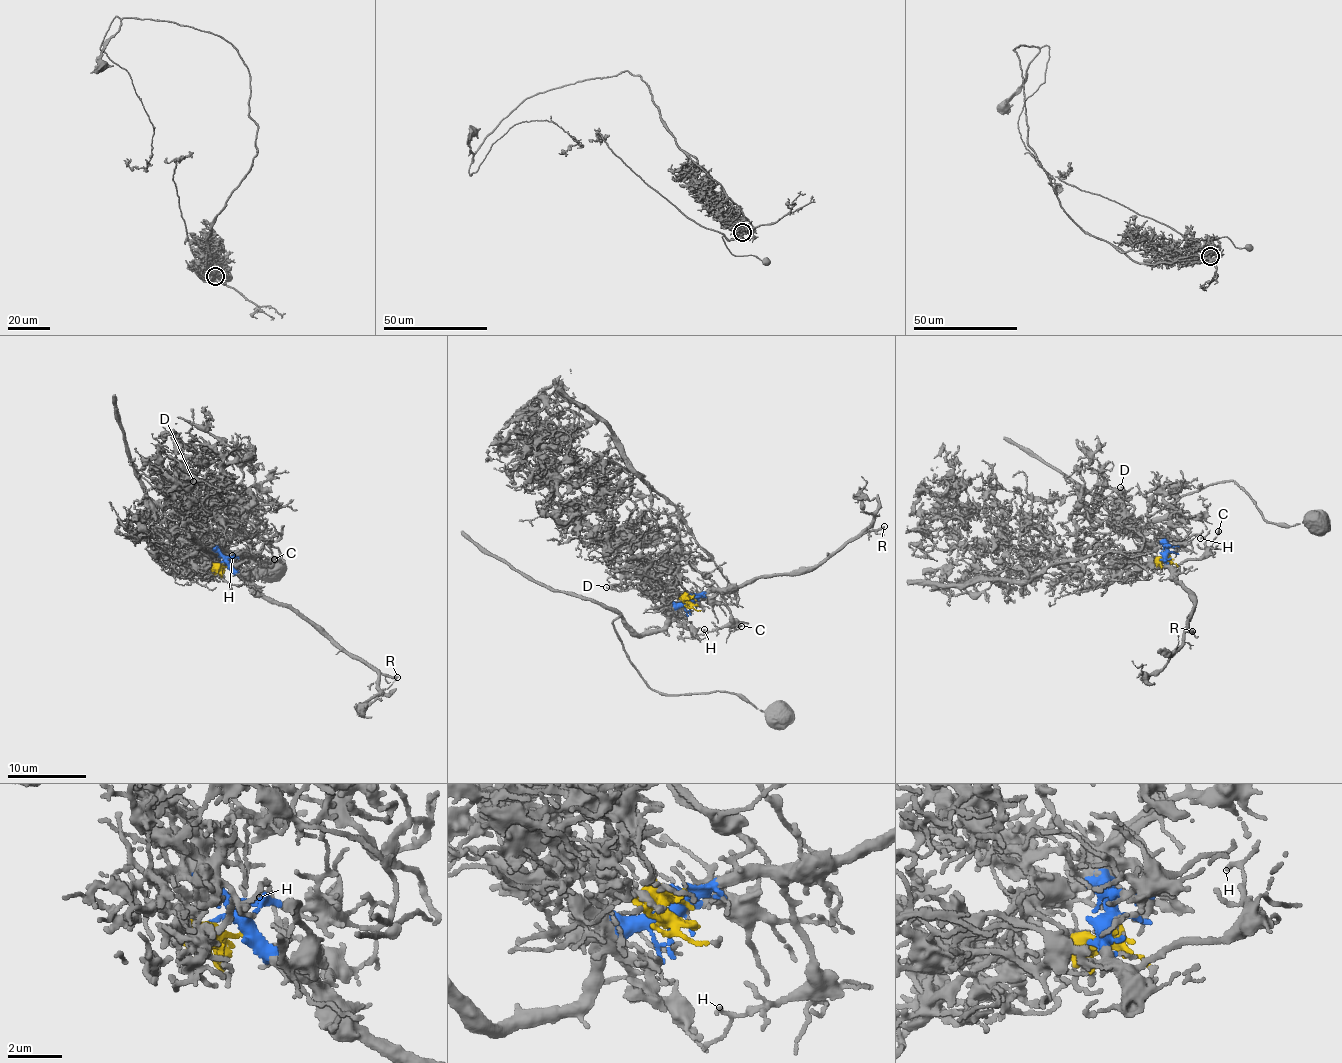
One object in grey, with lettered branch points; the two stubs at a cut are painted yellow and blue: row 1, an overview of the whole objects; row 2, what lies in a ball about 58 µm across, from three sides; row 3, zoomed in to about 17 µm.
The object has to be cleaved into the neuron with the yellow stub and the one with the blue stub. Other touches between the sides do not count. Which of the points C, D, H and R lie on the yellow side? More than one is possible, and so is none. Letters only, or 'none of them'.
D

